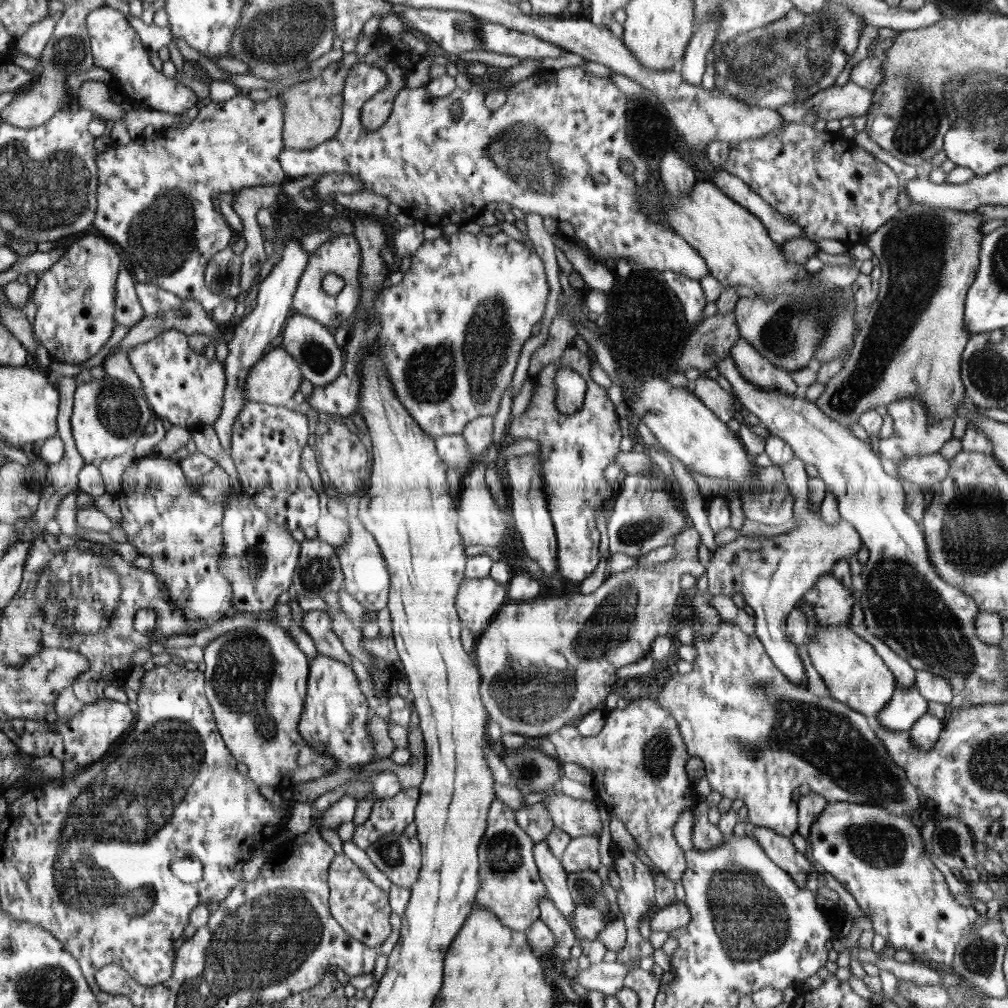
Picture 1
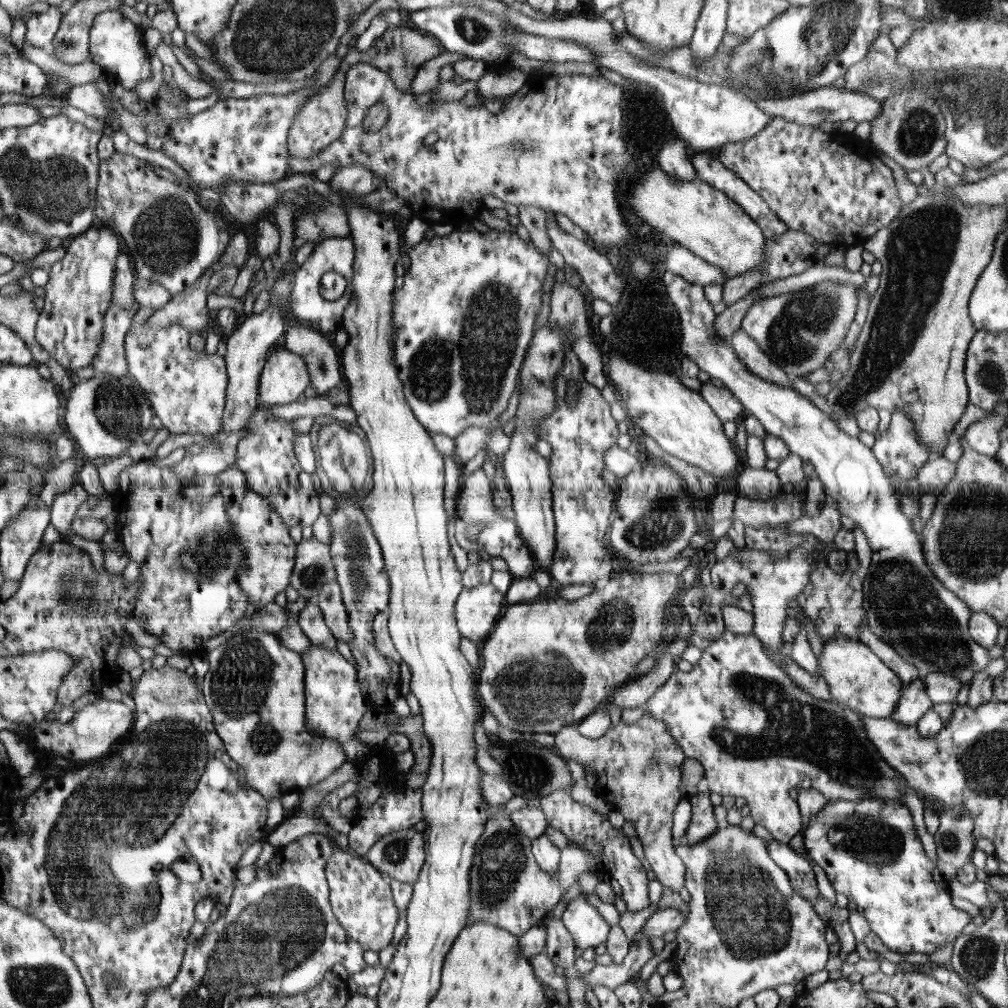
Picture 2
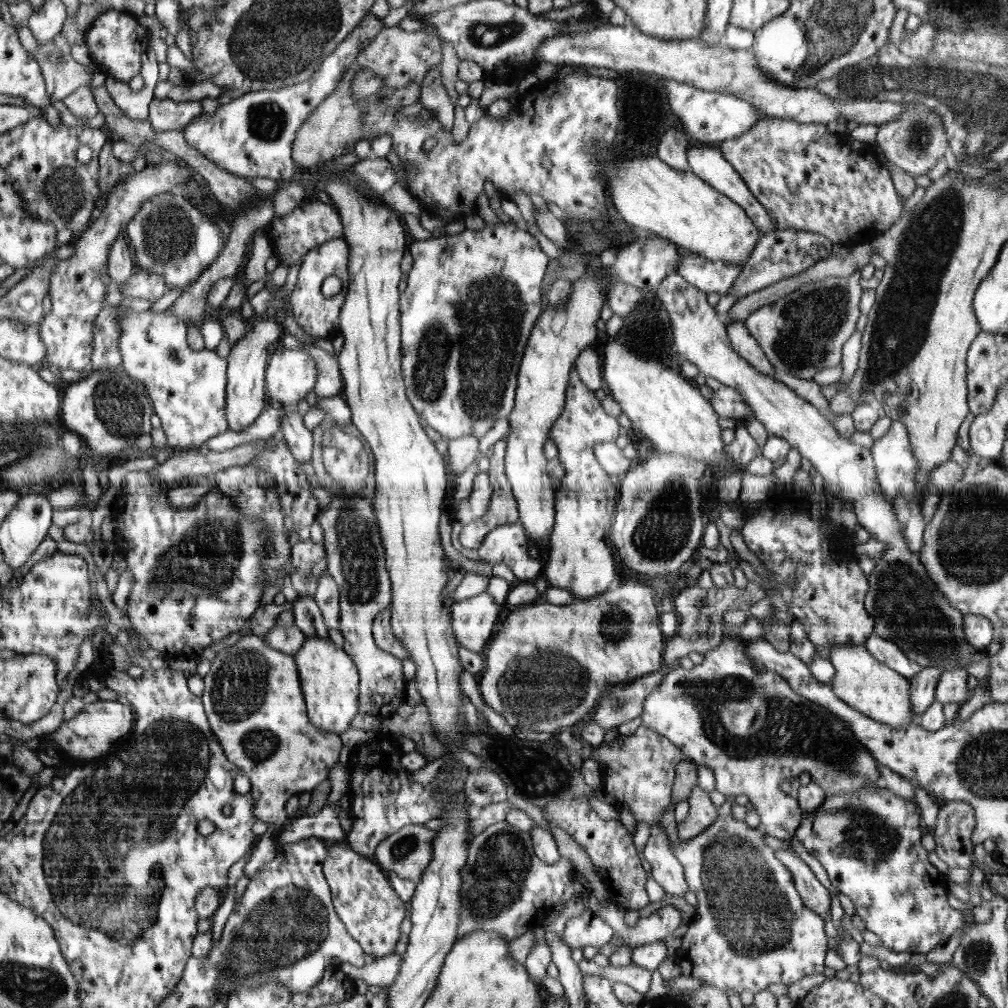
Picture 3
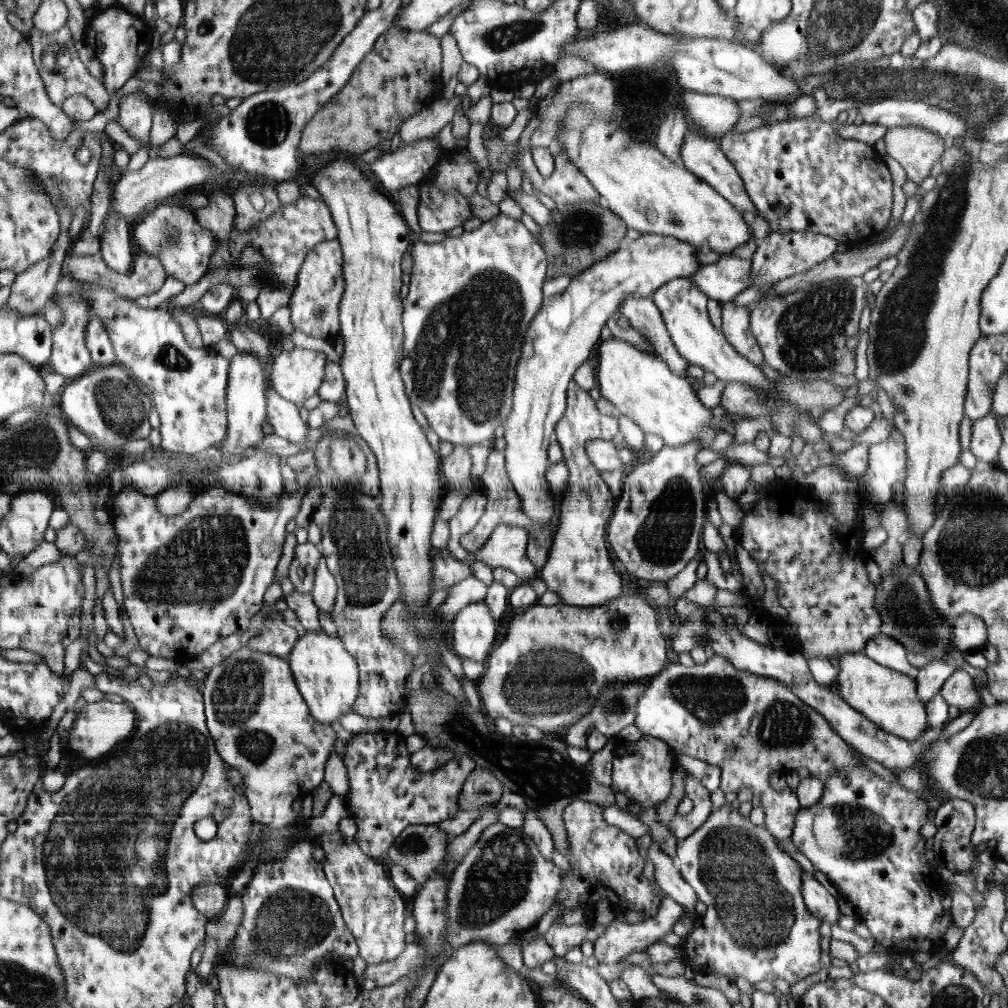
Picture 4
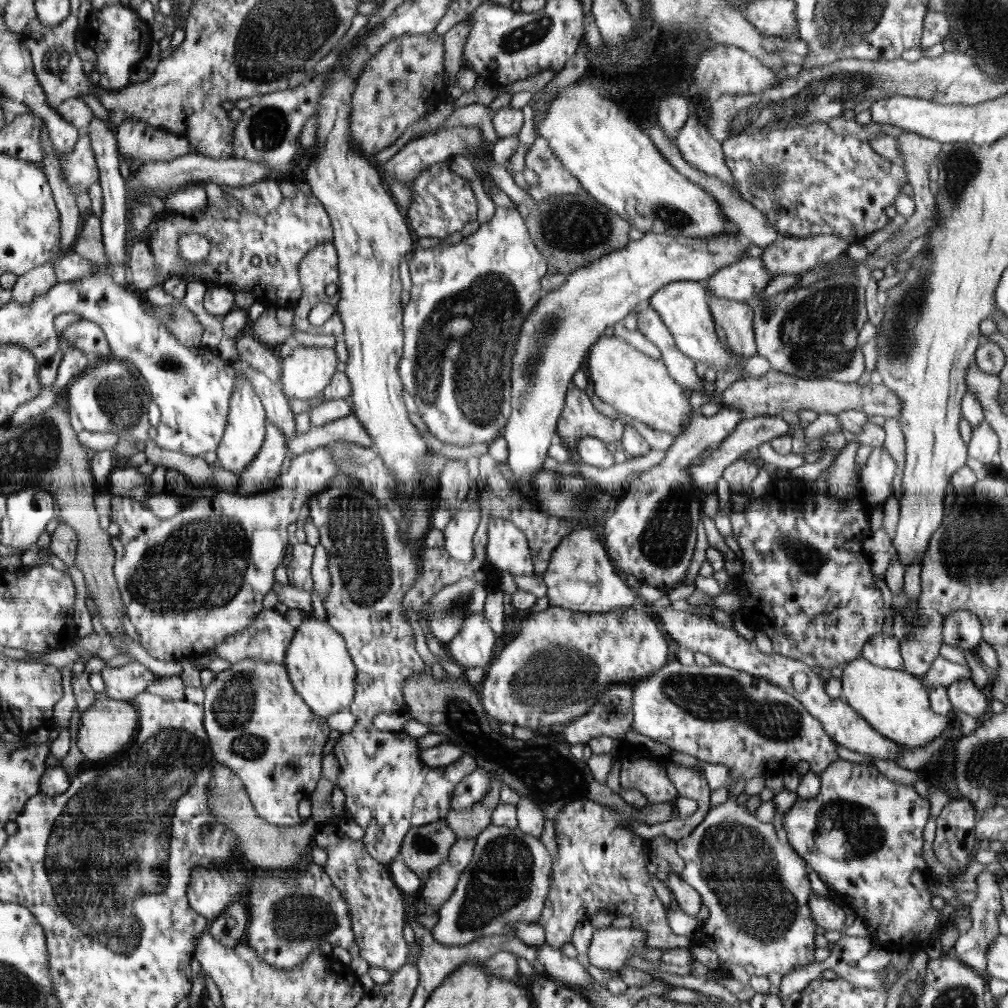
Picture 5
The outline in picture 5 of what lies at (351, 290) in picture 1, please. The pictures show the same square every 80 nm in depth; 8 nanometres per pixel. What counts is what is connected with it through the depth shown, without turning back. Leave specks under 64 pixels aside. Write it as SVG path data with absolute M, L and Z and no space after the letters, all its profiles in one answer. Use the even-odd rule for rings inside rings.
M327 242L324 245L315 246L307 257L299 263L299 278L303 284L303 296L302 300L298 302L298 305L294 308L293 324L299 330L309 332L310 334L328 334L332 336L342 336L344 334L343 321L341 315L335 311L329 319L327 319L321 326L314 326L308 321L308 314L310 310L320 304L320 302L326 302L326 304L332 304L335 308L338 306L338 302L342 298L340 290L339 279L339 256L336 247Z

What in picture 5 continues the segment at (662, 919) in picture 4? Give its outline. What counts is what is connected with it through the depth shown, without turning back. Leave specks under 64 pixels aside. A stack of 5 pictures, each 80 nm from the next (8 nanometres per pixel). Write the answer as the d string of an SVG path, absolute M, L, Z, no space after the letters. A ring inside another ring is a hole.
M634 926L598 929L592 935L588 958L590 963L598 968L616 970L625 964L631 953L643 951L646 941L645 930Z

